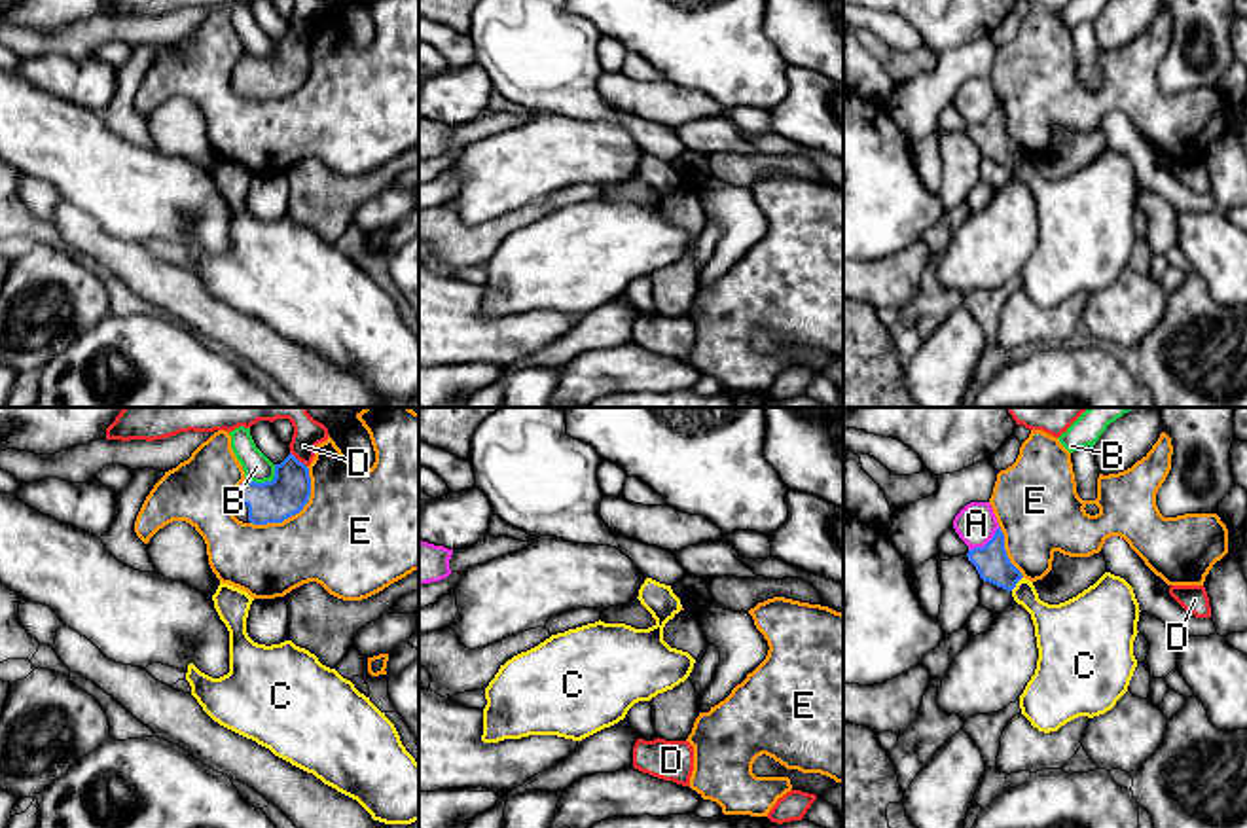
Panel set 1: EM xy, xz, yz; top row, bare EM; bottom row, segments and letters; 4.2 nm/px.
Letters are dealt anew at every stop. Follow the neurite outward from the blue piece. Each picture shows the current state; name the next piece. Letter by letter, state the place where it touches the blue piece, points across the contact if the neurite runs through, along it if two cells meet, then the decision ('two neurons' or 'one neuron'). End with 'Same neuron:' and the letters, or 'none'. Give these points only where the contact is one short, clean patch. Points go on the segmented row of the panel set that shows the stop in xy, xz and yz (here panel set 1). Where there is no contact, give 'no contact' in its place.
A: meets blue in yz at (986, 544); two neurons
B: meets blue in xy at (266, 482); border along xy (275, 465), (275, 474), (270, 480), (247, 480); two neurons
C: meets blue in yz at (1016, 582); border along yz (1022, 576), (1011, 590); two neurons
D: meets blue in xy at (296, 459); border along xy (290, 451), (306, 467); two neurons
E: meets blue in xy at (296, 512); two neurons
Same neuron: none

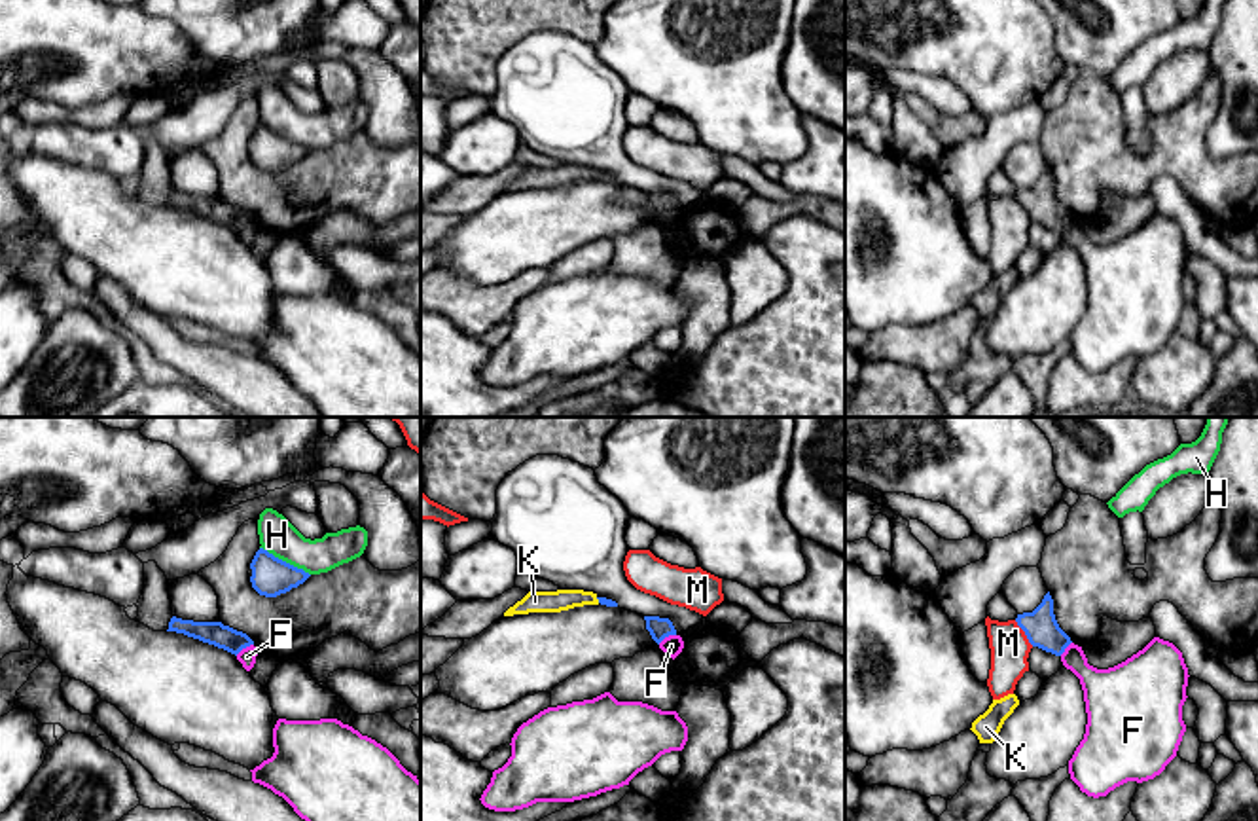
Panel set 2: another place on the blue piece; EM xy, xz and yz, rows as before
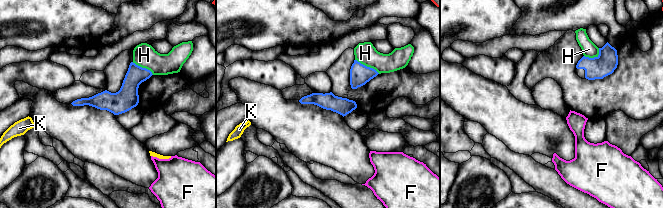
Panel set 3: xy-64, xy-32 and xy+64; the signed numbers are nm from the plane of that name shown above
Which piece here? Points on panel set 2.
F: meets blue in xy at (243, 647); border along xy (252, 643), (235, 655); two neurons
H: meets blue in xy at (285, 562); border along xy (260, 547), (309, 575); two neurons
K: meets blue in xz at (597, 598); runs through xz (601, 600), (597, 598), (539, 602); one neuron
M: meets blue in yz at (1025, 634); border along yz (1014, 620), (1033, 645); two neurons
Same neuron: K

